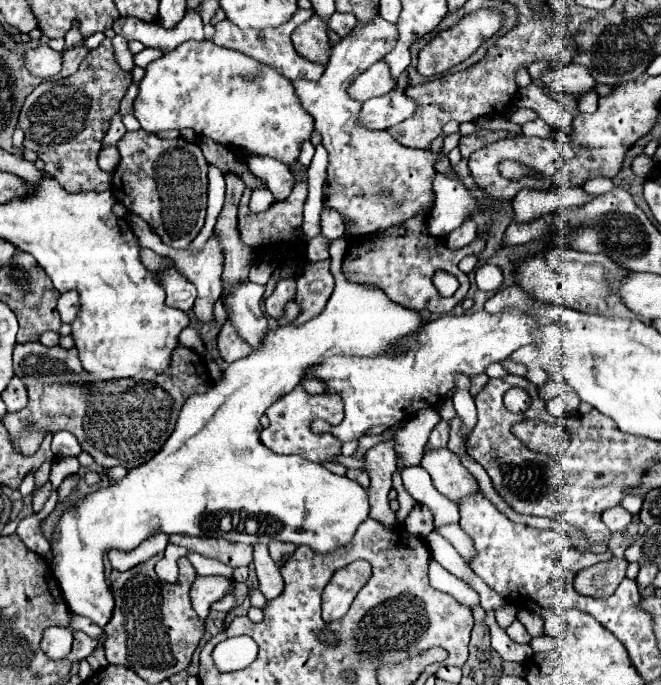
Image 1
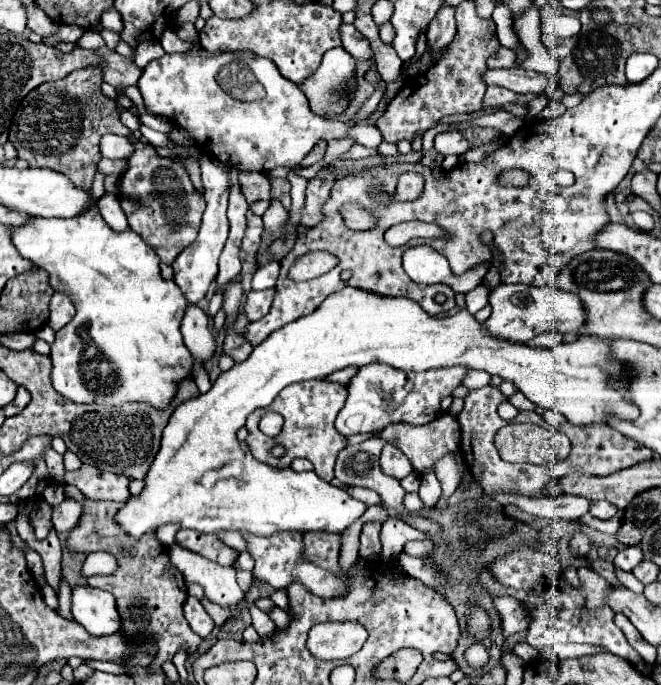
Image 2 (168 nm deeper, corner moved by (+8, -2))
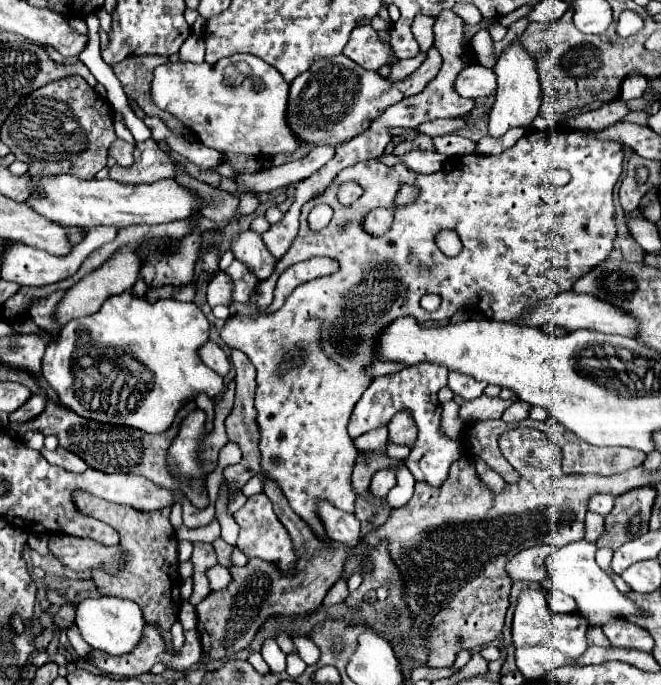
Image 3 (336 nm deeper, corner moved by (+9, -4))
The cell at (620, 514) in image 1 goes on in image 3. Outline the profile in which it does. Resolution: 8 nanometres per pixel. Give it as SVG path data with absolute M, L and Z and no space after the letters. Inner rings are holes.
M595 494L589 502L589 510L597 512L601 516L609 514L611 508L613 508L613 496L607 496L607 494Z

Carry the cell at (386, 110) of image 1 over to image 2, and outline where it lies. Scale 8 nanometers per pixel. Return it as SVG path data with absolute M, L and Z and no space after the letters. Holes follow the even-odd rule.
M190 50L184 54L164 54L152 60L138 82L144 108L152 116L162 116L174 126L184 128L202 154L212 154L224 162L232 174L232 194L228 206L230 236L220 254L220 272L216 276L216 290L224 288L232 278L240 274L240 242L246 226L248 202L242 194L238 174L244 170L256 170L268 174L274 168L294 168L314 148L318 140L352 138L356 144L376 148L382 142L382 134L372 120L374 114L362 118L356 124L350 122L326 122L318 114L312 114L308 98L298 84L288 82L276 70L276 64L264 60L252 52L206 52Z

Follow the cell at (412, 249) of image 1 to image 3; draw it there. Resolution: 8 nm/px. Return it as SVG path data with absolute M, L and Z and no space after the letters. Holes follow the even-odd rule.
M569 128L569 132L563 132L563 130L559 130L559 132L551 132L551 130L543 130L543 132L541 132L541 130L531 130L531 132L527 132L513 148L509 148L509 150L505 150L505 152L501 152L501 154L495 154L495 156L481 156L481 154L451 156L451 158L445 160L445 170L439 170L439 172L435 172L435 174L417 174L417 172L413 172L411 168L407 168L405 164L395 164L395 166L389 168L389 166L385 166L381 160L365 160L365 162L359 162L359 164L355 164L355 166L351 166L351 168L341 170L341 172L335 176L335 180L331 182L331 186L325 190L325 194L321 194L319 198L313 198L313 200L309 200L309 202L303 204L303 208L301 208L301 228L299 228L299 234L295 236L295 240L291 242L291 248L289 248L287 254L277 262L273 274L271 274L267 280L263 280L263 282L259 282L259 284L255 286L255 292L253 292L251 298L249 298L249 302L251 302L255 308L259 308L259 316L231 316L231 318L225 322L223 330L221 330L221 340L223 340L225 346L237 348L237 350L241 350L243 354L247 354L249 360L253 362L253 366L257 368L255 408L257 408L257 412L259 412L257 422L259 422L259 430L261 430L261 446L259 446L259 448L261 448L261 456L263 456L263 458L261 458L261 466L263 466L263 470L281 486L281 490L283 490L283 494L287 496L291 508L293 508L293 510L311 526L311 530L313 530L319 538L327 540L327 534L323 532L323 524L319 524L319 512L315 512L315 500L327 500L327 502L335 504L335 508L339 508L339 510L343 510L343 512L351 512L351 514L353 514L353 510L355 510L357 494L355 494L355 490L353 490L353 486L351 486L351 474L353 474L355 458L357 458L359 452L357 452L353 440L351 440L349 434L347 434L347 420L349 420L349 416L351 416L351 412L353 412L353 406L357 404L357 400L361 398L361 394L367 390L367 384L371 384L371 380L373 380L371 376L367 376L367 368L369 368L373 362L377 362L377 360L375 360L375 340L379 338L379 332L383 332L383 328L387 328L387 324L391 324L391 320L397 320L399 316L413 316L415 320L419 320L419 324L423 324L423 322L427 322L427 320L445 320L445 318L451 318L451 316L453 316L457 310L461 310L461 308L467 308L467 312L479 312L479 314L483 314L483 316L487 316L487 318L491 318L491 320L503 320L503 322L519 320L525 312L537 308L537 306L539 306L541 302L545 302L547 298L551 298L551 296L555 296L555 294L559 294L559 292L571 290L573 284L575 284L575 280L579 280L581 276L585 276L587 272L591 272L591 268L595 268L595 266L599 266L603 260L607 260L609 254L611 254L611 250L613 250L615 220L613 220L613 200L611 200L611 194L613 194L615 182L617 182L619 176L621 176L621 168L623 168L623 146L621 146L619 142L599 140L599 138L595 138L593 134L583 134L581 130L571 130L571 128ZM551 168L563 168L563 170L567 170L567 172L571 174L571 182L569 182L567 186L563 186L563 188L551 186L551 184L545 180L545 174L547 174ZM345 180L353 180L353 182L365 186L365 188L363 188L363 190L365 190L363 196L361 196L357 202L353 202L351 206L341 206L341 204L337 202L337 186L339 186L341 182L345 182ZM403 184L415 186L415 188L419 190L419 194L417 194L417 198L415 198L411 204L407 204L405 208L395 208L395 196L397 196L397 190L399 190ZM317 204L329 204L329 206L335 210L335 214L333 214L333 220L329 222L327 228L323 228L323 230L319 230L319 232L311 232L309 226L307 226L307 214L309 214L309 210L311 210L313 206L317 206ZM375 208L393 208L393 226L391 226L391 230L389 230L387 234L383 234L383 236L371 236L371 234L367 234L365 228L363 228L365 216L367 216L371 210L375 210ZM441 230L455 230L455 232L459 234L461 244L463 244L463 250L461 250L457 256L449 258L449 256L445 256L445 254L437 248L435 236L437 236ZM315 256L329 256L329 258L337 260L337 262L339 262L339 270L337 270L335 274L331 274L331 276L323 276L323 278L317 278L317 280L311 280L311 282L305 282L305 284L297 286L297 288L285 298L285 306L283 306L281 310L269 314L269 312L267 312L267 306L273 302L273 290L275 290L277 278L279 278L291 264L297 264L297 262L303 262L303 260L309 260L309 258L315 258ZM425 294L439 294L439 296L441 296L441 306L437 308L437 312L427 312L427 310L423 310L423 308L419 306L419 300L421 300L421 296L425 296ZM285 362L289 362L291 368L289 368L285 374L281 374L281 366L283 366Z

